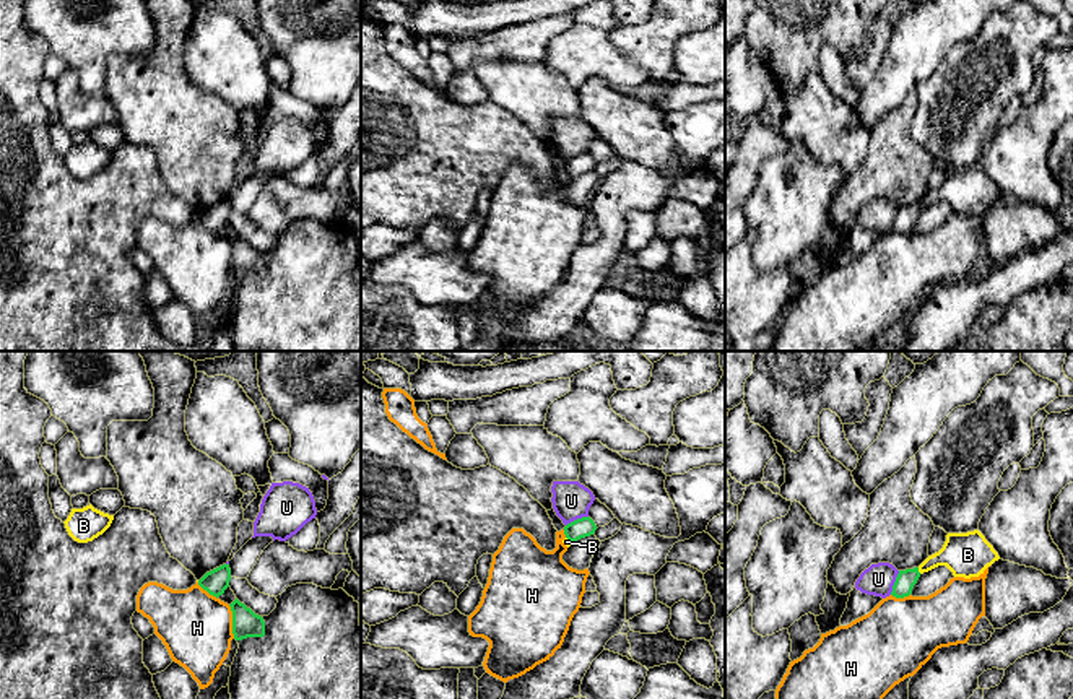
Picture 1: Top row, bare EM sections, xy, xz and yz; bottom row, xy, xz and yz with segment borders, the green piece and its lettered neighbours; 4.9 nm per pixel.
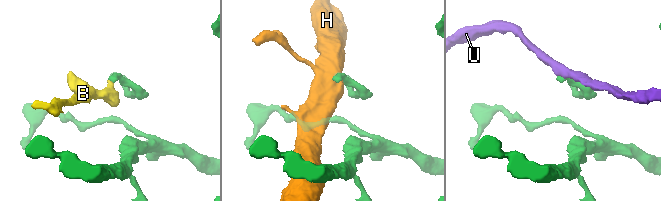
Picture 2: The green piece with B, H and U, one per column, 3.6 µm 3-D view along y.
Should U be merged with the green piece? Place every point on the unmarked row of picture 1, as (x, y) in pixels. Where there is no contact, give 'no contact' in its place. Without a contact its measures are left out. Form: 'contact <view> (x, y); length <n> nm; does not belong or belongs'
contact yz (894, 218); length 130 nm; does not belong

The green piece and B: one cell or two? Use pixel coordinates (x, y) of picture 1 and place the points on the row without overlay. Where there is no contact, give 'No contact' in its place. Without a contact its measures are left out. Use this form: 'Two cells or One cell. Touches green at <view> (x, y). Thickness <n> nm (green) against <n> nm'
Two cells. Touches green at yz (917, 207). Thickness 100 nm (green) against 220 nm

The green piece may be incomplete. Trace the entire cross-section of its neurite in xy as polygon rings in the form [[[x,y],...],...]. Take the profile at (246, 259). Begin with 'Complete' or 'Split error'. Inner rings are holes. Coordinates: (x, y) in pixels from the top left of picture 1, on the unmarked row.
Complete. [[[237,234],[229,241],[232,247],[232,270],[236,276],[263,273],[265,257]]]

